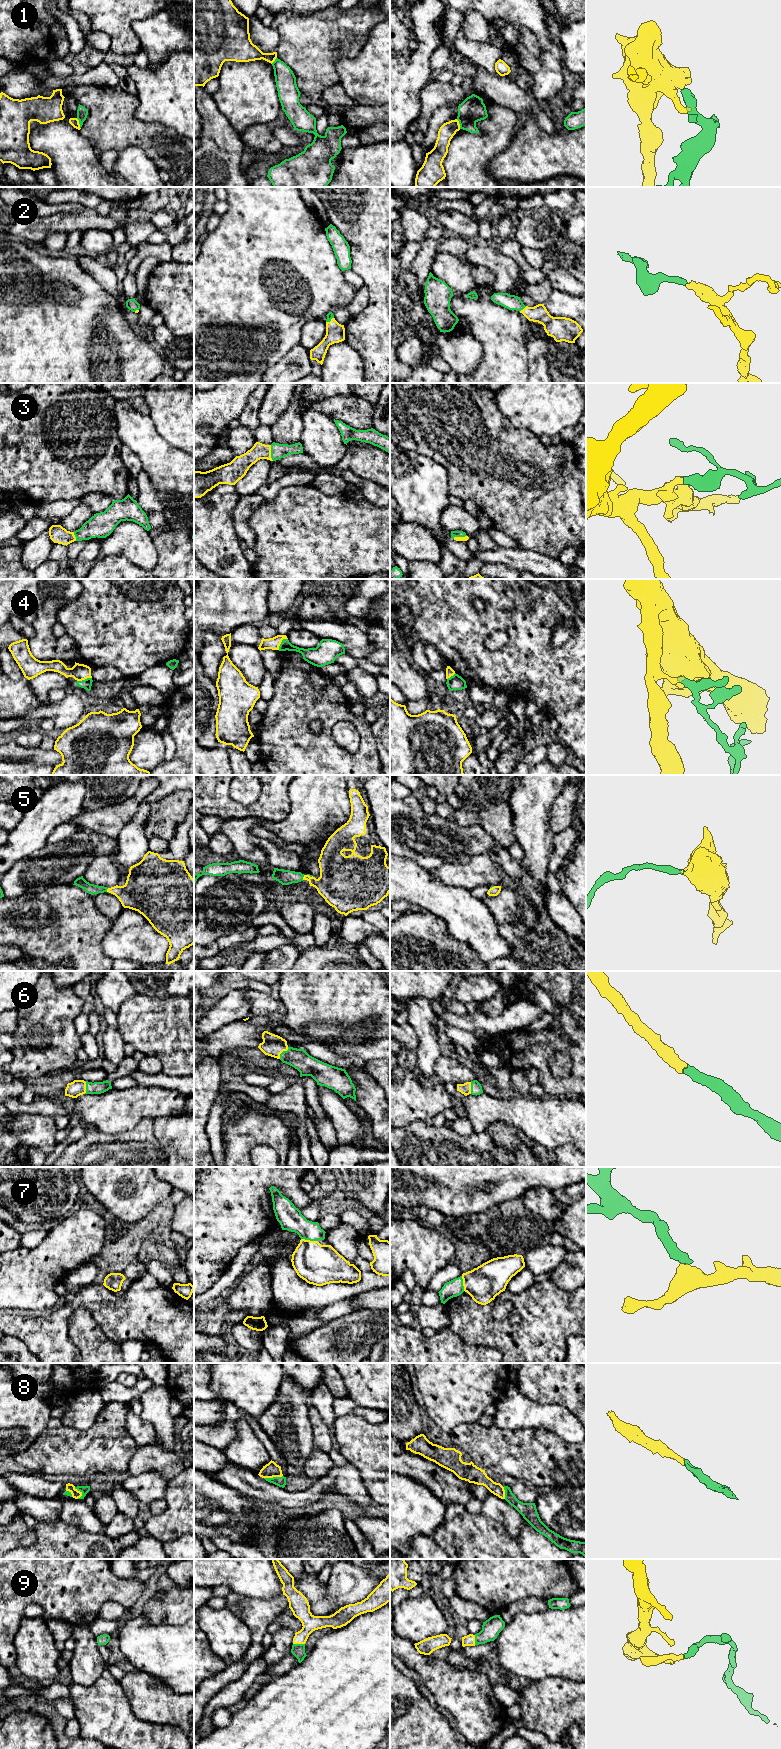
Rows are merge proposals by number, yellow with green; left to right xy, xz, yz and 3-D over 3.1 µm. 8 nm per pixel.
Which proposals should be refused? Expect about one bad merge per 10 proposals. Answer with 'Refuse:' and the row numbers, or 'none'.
Refuse: 1, 4

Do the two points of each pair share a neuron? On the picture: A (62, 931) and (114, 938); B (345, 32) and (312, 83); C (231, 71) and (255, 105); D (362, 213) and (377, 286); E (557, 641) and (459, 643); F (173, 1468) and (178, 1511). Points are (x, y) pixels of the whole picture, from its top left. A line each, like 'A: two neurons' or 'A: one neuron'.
A: two neurons
B: one neuron
C: one neuron
D: one neuron
E: two neurons
F: two neurons

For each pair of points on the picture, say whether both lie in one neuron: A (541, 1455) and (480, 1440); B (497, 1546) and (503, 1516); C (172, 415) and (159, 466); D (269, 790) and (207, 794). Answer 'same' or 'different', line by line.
A: same
B: different
C: different
D: same

